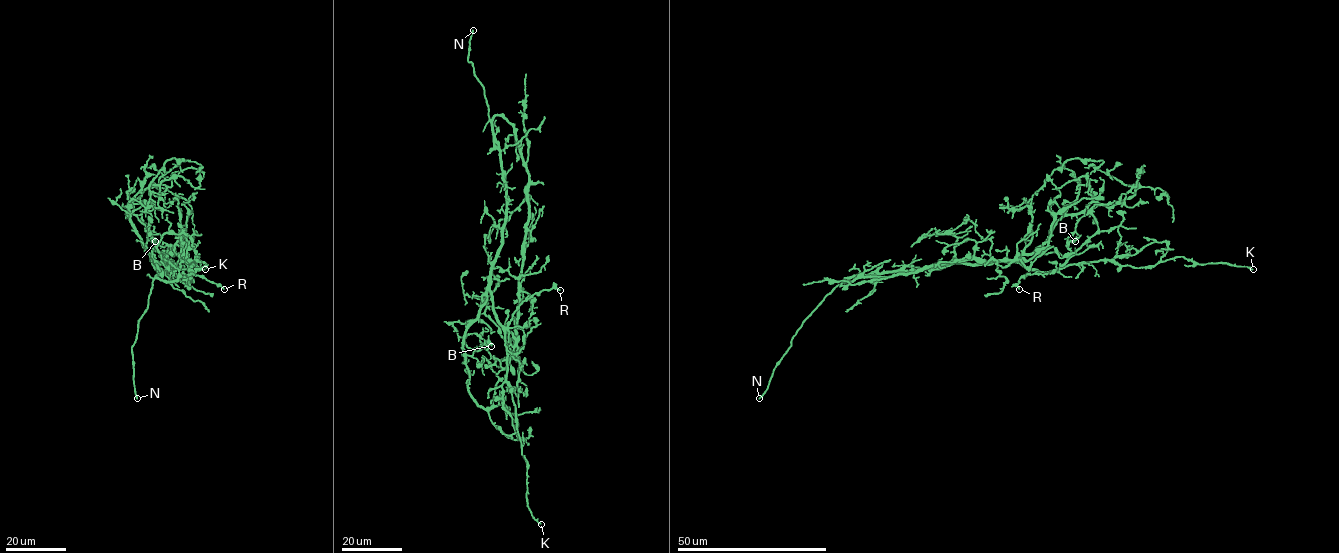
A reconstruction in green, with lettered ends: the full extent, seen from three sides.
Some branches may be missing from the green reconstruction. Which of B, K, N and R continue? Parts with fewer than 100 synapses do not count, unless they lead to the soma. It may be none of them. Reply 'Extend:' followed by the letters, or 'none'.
Extend: N

